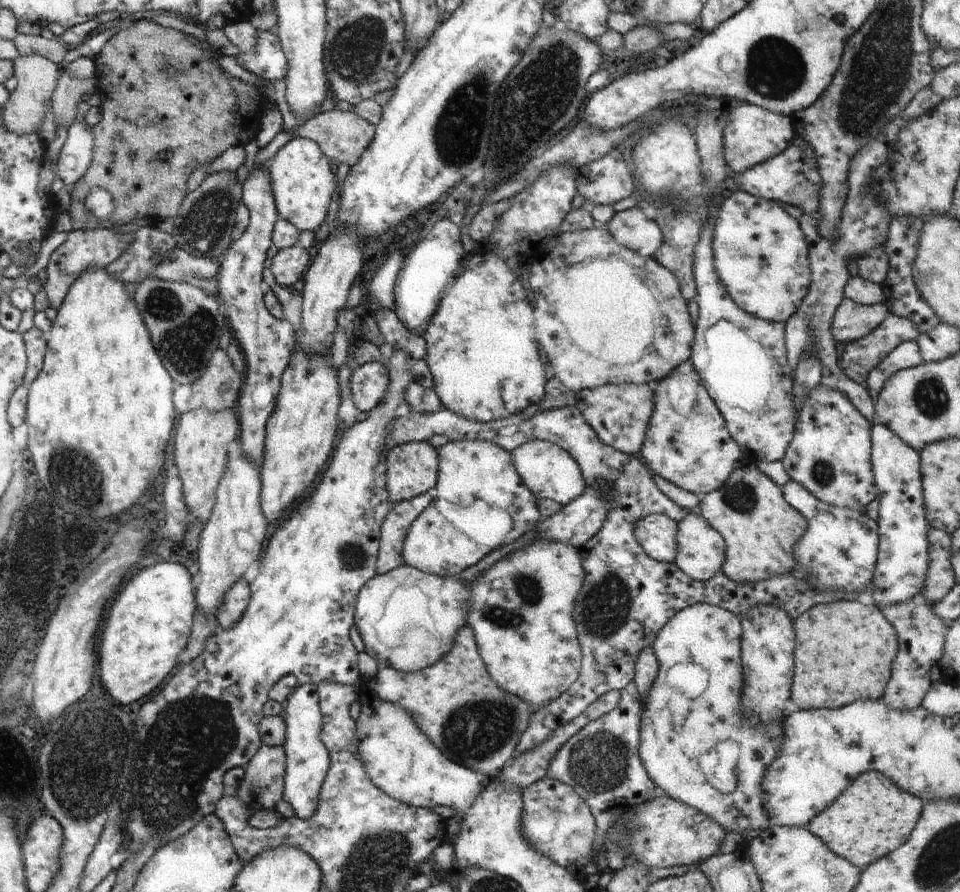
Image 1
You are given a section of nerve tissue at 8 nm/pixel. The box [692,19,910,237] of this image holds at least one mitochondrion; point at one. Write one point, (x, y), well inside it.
(775, 69)

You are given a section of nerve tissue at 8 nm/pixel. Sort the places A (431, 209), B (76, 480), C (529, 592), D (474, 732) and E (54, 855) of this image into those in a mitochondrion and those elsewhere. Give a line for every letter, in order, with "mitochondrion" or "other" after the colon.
A: other
B: mitochondrion
C: mitochondrion
D: mitochondrion
E: other

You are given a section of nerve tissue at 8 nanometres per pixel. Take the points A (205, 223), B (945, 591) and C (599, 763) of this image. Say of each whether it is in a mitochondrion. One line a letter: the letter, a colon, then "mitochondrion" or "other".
A: mitochondrion
B: other
C: mitochondrion

